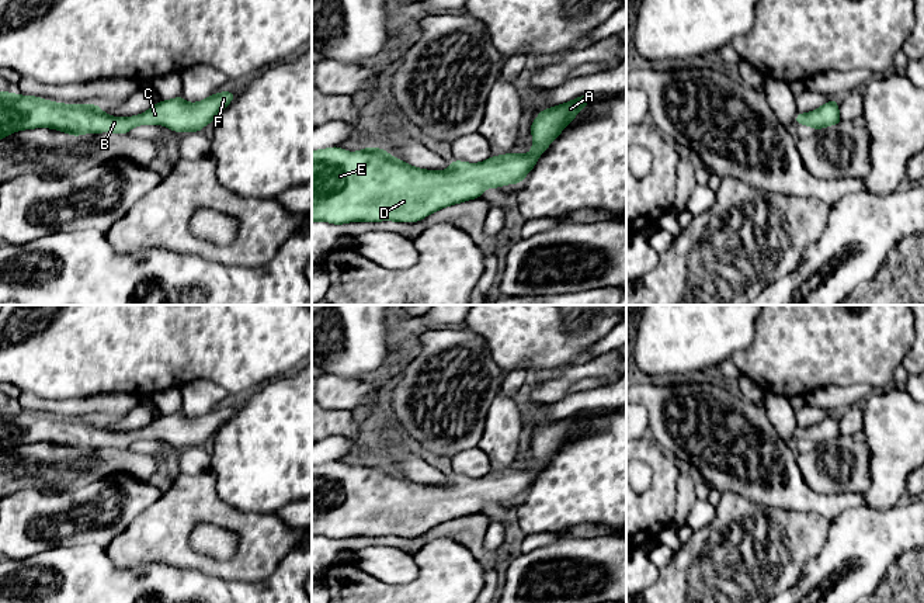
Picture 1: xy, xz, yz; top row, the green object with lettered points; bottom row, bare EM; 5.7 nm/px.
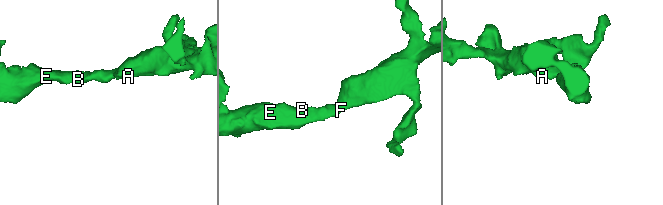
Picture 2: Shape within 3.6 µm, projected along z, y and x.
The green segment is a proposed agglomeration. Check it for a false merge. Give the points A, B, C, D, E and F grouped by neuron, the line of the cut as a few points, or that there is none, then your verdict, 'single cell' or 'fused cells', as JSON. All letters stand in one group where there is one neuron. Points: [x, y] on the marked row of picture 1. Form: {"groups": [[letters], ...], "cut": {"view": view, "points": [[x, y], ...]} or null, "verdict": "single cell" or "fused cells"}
{"groups": [["A", "B", "C", "D", "E", "F"]], "cut": null, "verdict": "single cell"}

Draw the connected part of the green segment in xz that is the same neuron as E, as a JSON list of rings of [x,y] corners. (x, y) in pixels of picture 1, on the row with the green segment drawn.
[[[590,94],[539,111],[531,122],[532,148],[528,155],[514,152],[490,156],[480,163],[451,160],[447,170],[414,167],[382,148],[364,148],[348,152],[340,146],[312,150],[312,222],[344,225],[348,222],[418,222],[425,216],[455,204],[482,197],[486,188],[521,184],[535,167],[539,156],[590,104]]]

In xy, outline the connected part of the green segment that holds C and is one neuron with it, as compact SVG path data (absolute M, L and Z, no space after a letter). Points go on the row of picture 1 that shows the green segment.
M0 91L0 141L18 131L49 128L63 134L114 132L128 135L139 125L163 125L174 132L201 132L233 101L236 91L220 91L198 103L178 96L153 104L143 114L111 117L97 104L65 104L37 96Z

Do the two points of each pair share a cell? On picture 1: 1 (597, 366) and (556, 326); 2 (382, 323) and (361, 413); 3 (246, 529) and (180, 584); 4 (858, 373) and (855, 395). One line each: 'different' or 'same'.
1: different
2: different
3: different
4: different

